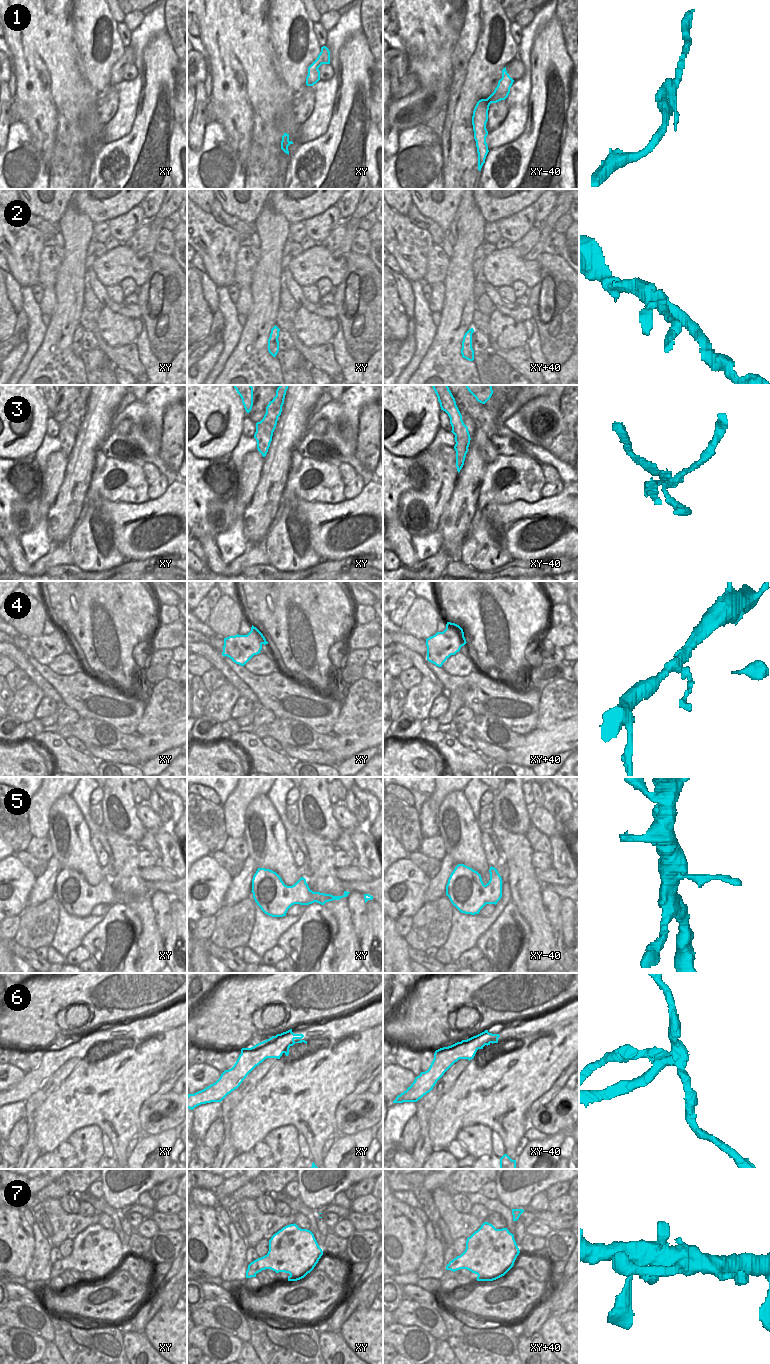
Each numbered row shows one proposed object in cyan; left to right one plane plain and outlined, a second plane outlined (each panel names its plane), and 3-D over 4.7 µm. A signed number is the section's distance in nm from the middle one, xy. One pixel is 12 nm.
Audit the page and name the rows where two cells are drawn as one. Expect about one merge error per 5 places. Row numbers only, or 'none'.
3, 6

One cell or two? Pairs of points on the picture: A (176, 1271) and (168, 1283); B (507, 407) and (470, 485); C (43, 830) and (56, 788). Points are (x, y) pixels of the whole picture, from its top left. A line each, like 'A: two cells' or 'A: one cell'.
A: one cell
B: two cells
C: one cell

